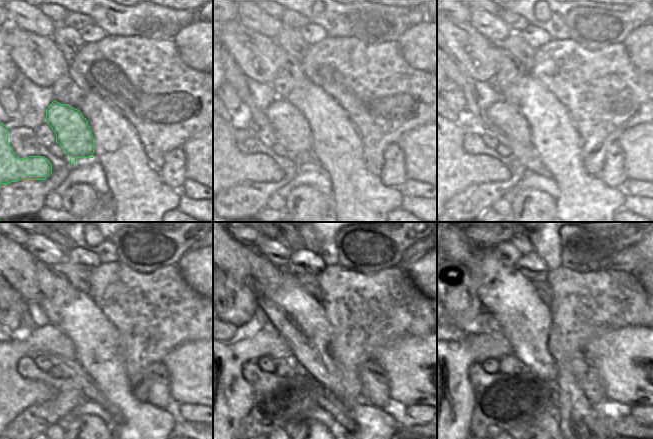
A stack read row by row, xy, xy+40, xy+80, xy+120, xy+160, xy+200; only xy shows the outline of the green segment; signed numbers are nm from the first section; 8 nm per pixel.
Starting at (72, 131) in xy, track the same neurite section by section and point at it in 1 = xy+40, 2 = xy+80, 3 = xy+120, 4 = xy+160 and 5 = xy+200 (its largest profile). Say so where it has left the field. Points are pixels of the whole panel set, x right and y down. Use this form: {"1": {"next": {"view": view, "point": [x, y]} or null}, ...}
{"1": {"next": {"view": "xy+40", "point": [284, 117]}}, "2": {"next": {"view": "xy+80", "point": [505, 115]}}, "3": {"next": {"view": "xy+120", "point": [9, 394]}}, "4": {"next": {"view": "xy+160", "point": [233, 397]}}, "5": {"next": {"view": "xy+200", "point": [457, 394]}}}

